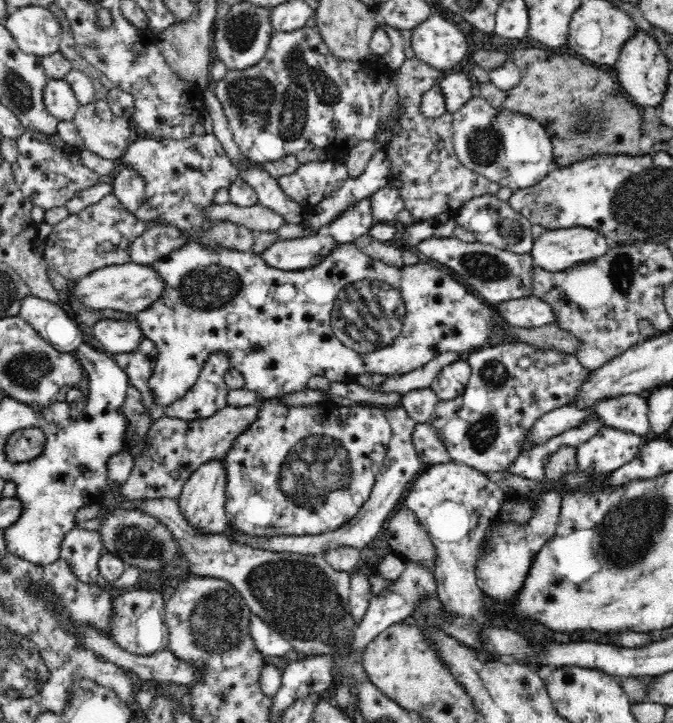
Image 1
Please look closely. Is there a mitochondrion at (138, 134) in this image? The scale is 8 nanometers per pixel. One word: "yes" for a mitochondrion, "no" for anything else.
no

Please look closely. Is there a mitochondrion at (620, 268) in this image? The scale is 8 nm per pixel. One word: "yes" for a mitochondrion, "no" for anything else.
yes

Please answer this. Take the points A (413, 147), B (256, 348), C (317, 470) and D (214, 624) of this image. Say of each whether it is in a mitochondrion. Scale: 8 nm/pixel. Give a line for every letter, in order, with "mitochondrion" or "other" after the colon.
A: other
B: other
C: mitochondrion
D: mitochondrion

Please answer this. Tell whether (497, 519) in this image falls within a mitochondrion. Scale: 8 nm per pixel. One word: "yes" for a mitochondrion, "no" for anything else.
no

